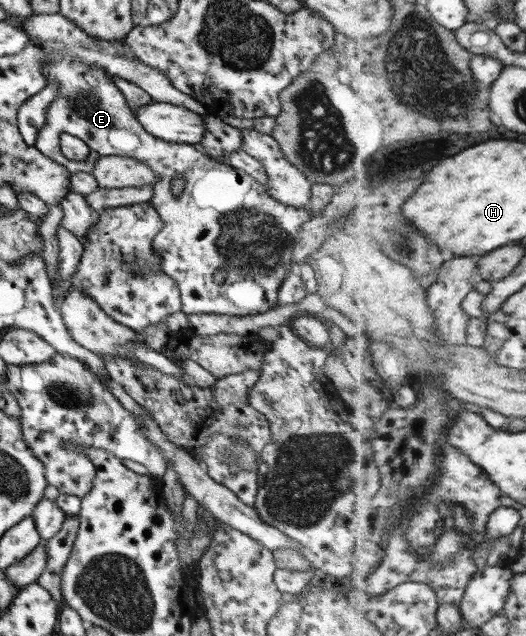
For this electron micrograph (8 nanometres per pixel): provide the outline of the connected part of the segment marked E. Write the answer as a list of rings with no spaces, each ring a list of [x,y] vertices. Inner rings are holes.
[[[62,52],[57,54],[49,54],[49,58],[45,58],[45,64],[43,64],[43,77],[47,81],[53,81],[54,85],[57,88],[57,96],[55,100],[49,102],[47,110],[45,110],[45,122],[43,126],[37,133],[35,137],[35,142],[33,147],[35,147],[43,156],[46,156],[48,159],[54,160],[55,164],[63,166],[67,170],[67,180],[70,180],[71,176],[75,176],[77,172],[85,172],[85,174],[92,174],[95,162],[99,157],[105,155],[115,155],[115,156],[124,156],[127,158],[135,159],[143,165],[147,165],[151,171],[157,177],[157,182],[152,186],[152,195],[148,200],[148,203],[153,206],[157,211],[157,214],[160,216],[160,219],[163,221],[163,228],[153,237],[152,240],[152,249],[160,256],[160,270],[165,273],[169,278],[172,278],[177,283],[177,288],[180,294],[180,311],[183,312],[186,316],[189,314],[219,314],[227,316],[253,316],[255,314],[265,313],[267,310],[276,308],[279,304],[277,300],[277,291],[278,288],[282,285],[285,275],[291,269],[296,269],[292,262],[292,248],[298,240],[298,230],[300,226],[307,221],[310,217],[310,211],[306,207],[293,207],[287,206],[271,198],[266,193],[266,188],[264,185],[261,185],[253,178],[250,178],[248,175],[244,175],[242,172],[236,171],[233,168],[226,164],[219,164],[216,159],[213,157],[208,157],[204,155],[197,147],[186,144],[177,144],[162,141],[161,139],[155,138],[152,134],[149,134],[138,122],[137,119],[131,114],[131,109],[128,108],[128,104],[125,102],[125,98],[121,91],[111,82],[111,77],[101,68],[101,66],[95,66],[95,64],[85,64],[83,60],[75,58],[75,56],[69,56],[69,54],[63,54]],[[65,133],[79,140],[83,141],[89,149],[89,154],[85,160],[80,162],[75,162],[72,160],[67,160],[60,151],[59,146],[59,135]],[[175,175],[181,175],[183,177],[183,184],[180,190],[180,193],[174,197],[171,192],[171,179]]]

